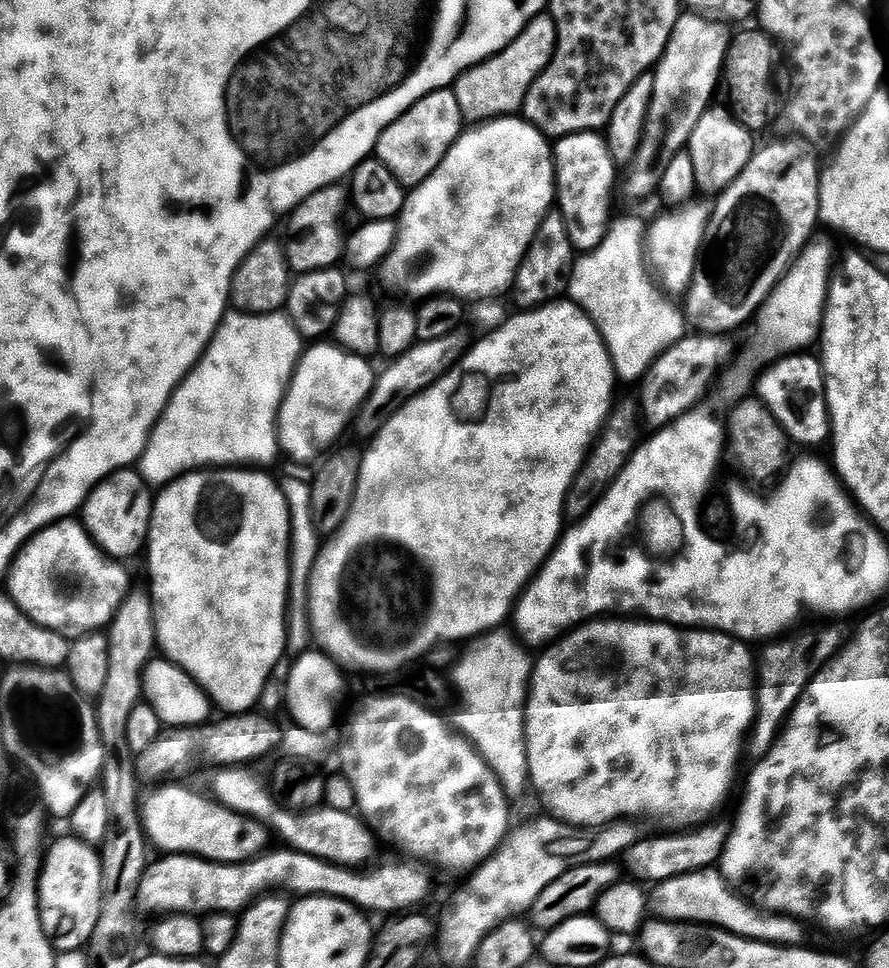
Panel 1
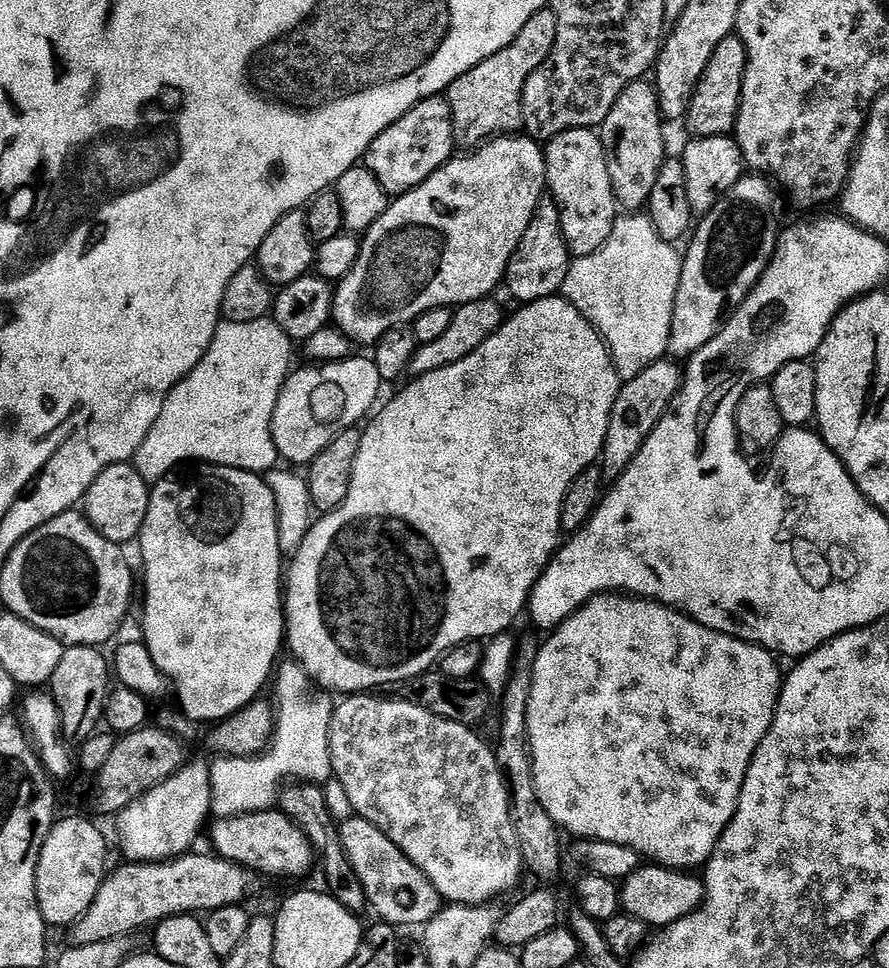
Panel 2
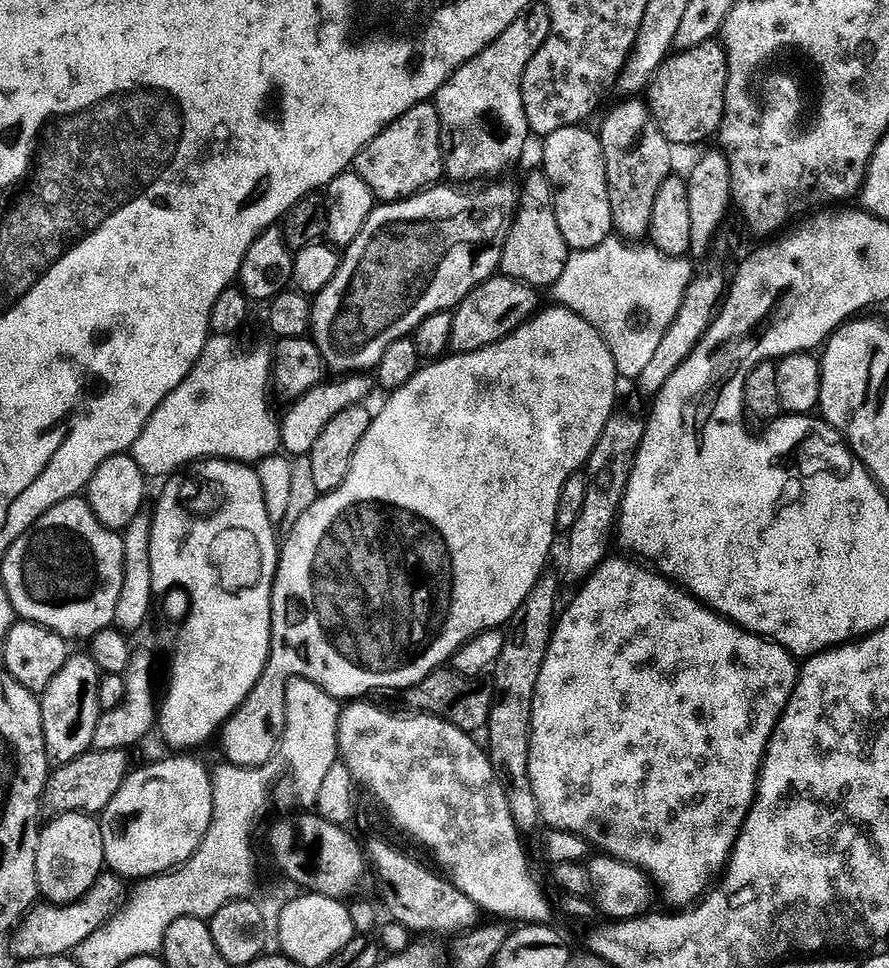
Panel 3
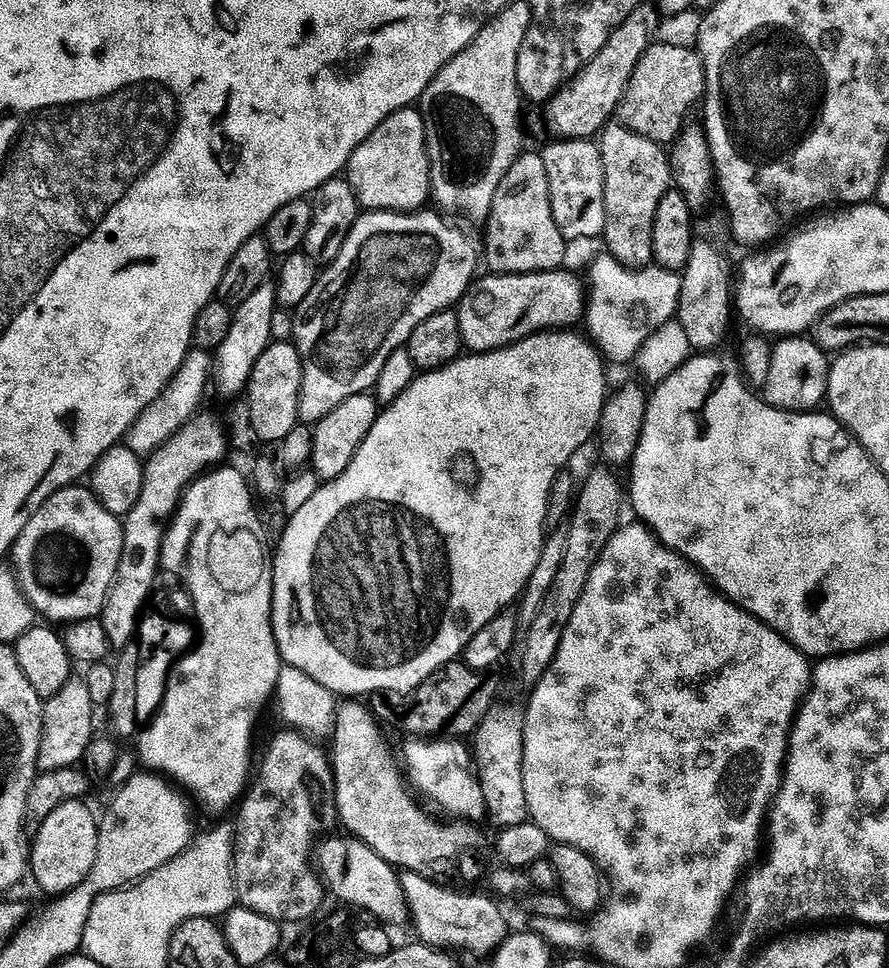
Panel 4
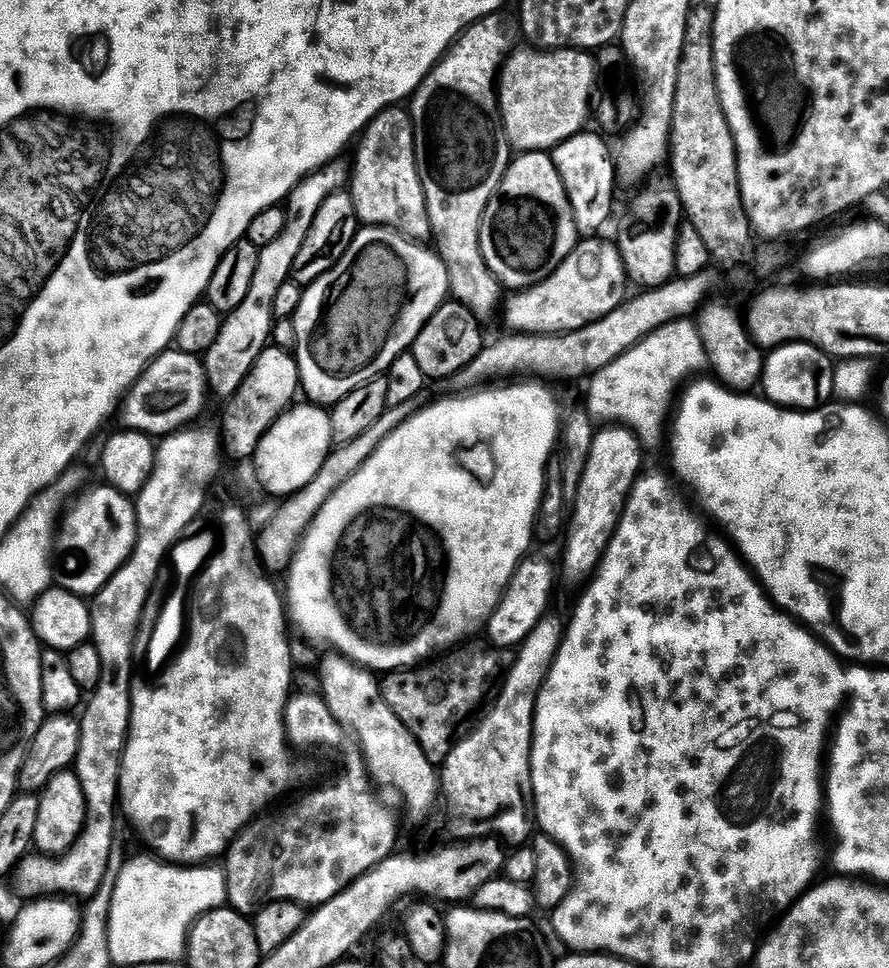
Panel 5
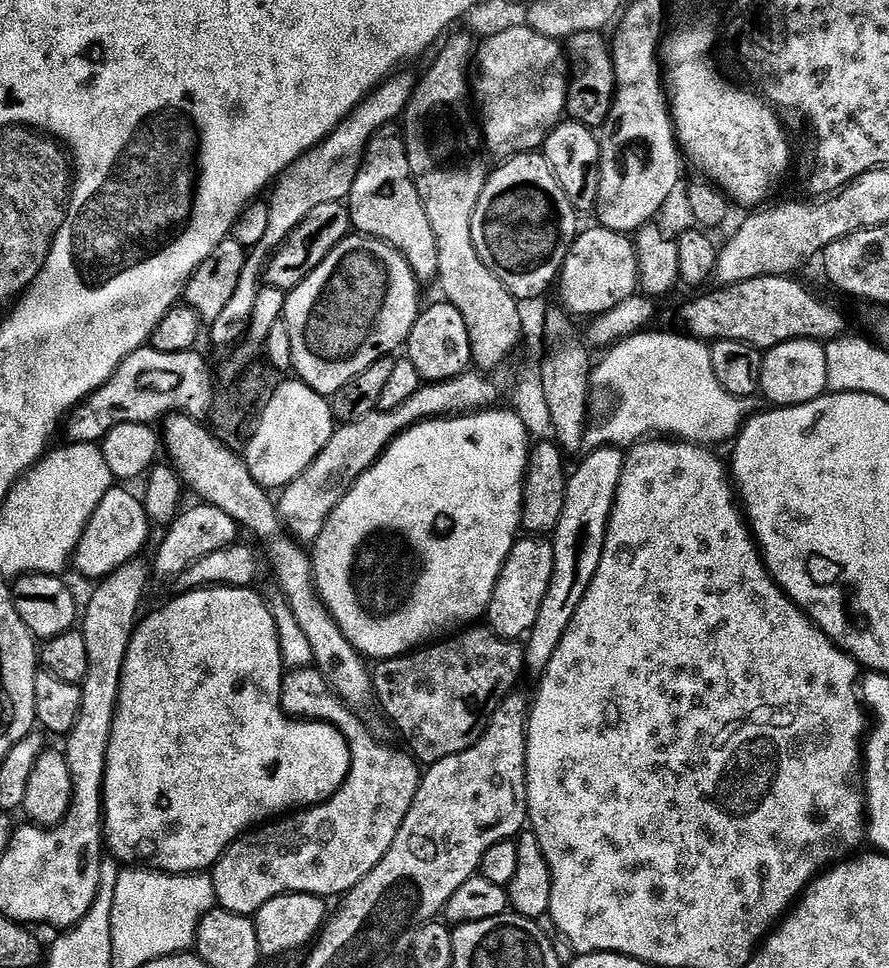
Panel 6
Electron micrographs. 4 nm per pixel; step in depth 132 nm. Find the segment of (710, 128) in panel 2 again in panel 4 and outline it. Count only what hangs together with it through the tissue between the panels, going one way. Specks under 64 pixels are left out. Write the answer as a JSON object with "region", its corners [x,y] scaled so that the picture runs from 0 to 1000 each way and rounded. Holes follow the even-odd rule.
{"region":[[[744,43],[735,44],[718,68],[713,68],[713,76],[709,76],[700,105],[693,111],[695,127],[722,143],[731,143],[737,149],[756,151],[772,132],[769,123],[774,115],[791,104],[792,97],[792,61],[786,53]]]}

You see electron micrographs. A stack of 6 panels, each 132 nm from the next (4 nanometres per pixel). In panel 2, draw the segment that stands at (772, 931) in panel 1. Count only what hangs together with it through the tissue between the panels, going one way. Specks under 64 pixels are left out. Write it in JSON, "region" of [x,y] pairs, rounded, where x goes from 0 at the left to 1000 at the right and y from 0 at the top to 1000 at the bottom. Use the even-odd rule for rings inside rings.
{"region":[[[730,892],[705,905],[696,914],[696,921],[699,939],[705,945],[741,961],[787,939],[787,934],[792,931],[792,911],[786,904]]]}

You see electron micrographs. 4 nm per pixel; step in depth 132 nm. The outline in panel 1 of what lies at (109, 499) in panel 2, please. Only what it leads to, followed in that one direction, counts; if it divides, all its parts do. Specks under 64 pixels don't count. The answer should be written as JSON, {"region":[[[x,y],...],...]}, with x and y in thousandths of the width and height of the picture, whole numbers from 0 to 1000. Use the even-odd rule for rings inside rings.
{"region":[[[153,486],[129,488],[103,505],[92,526],[92,540],[116,570],[127,576],[153,574],[163,569],[171,542],[173,508]]]}

